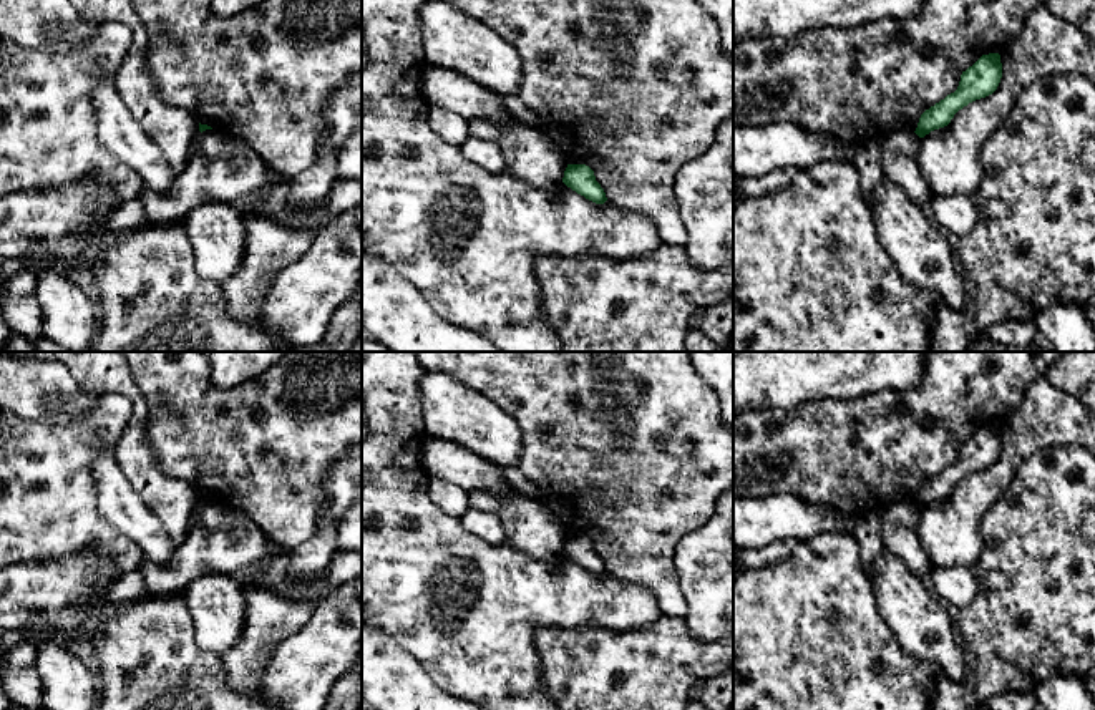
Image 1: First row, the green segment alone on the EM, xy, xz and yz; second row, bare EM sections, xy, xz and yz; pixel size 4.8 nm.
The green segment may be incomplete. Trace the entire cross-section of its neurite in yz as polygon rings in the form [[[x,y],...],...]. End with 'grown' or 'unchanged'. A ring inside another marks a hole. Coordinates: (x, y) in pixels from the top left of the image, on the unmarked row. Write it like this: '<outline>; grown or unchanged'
[[[999,425],[982,426],[972,438],[961,446],[954,464],[926,481],[917,494],[916,506],[924,509],[934,501],[951,494],[954,486],[969,474],[992,466],[1002,450],[1002,435]]]; unchanged

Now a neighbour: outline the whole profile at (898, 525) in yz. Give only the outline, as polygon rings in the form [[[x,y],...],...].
[[[894,504],[881,514],[881,539],[888,552],[899,557],[914,576],[924,579],[932,566],[916,534],[917,523],[916,504]]]

